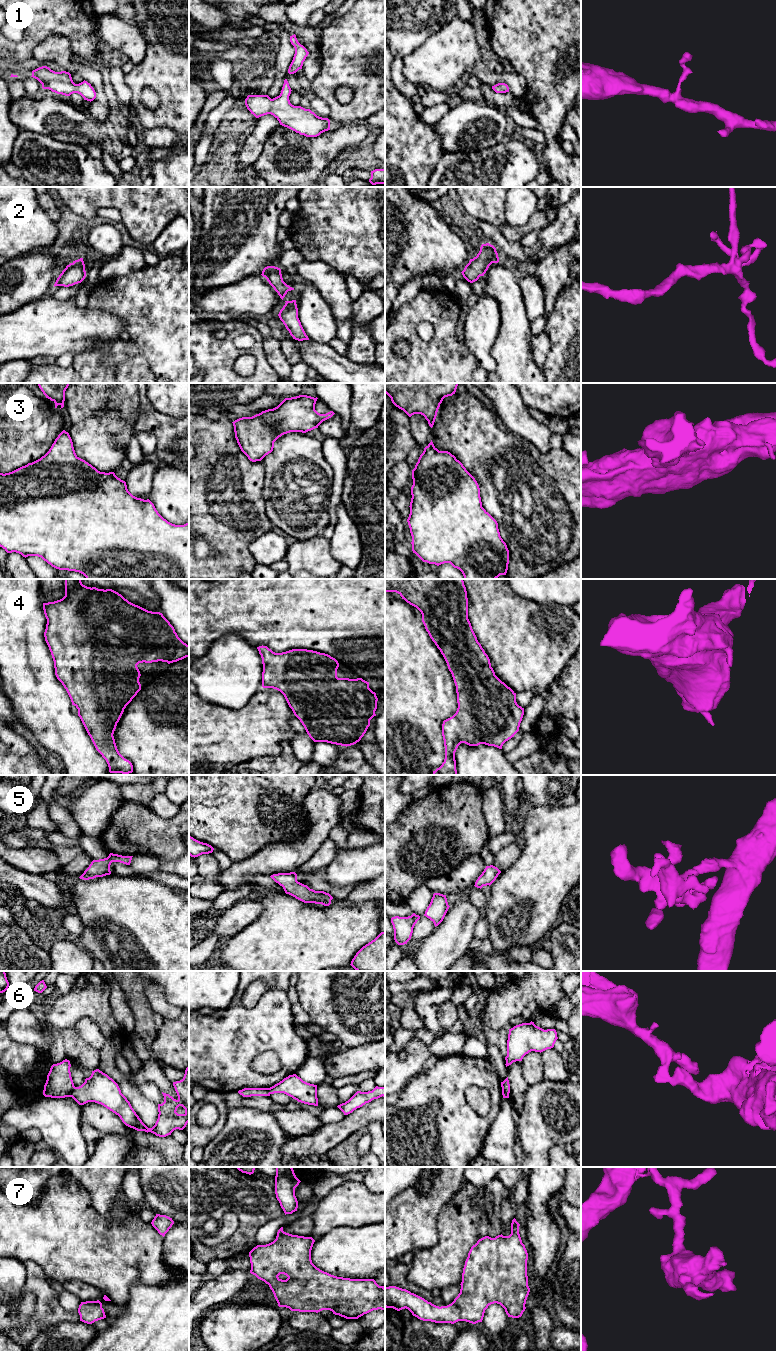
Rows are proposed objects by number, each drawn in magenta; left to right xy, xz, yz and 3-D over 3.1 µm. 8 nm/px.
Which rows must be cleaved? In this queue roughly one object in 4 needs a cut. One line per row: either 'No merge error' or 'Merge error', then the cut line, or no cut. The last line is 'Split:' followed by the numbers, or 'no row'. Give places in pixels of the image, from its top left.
1: No merge error. No split
2: No merge error. No split
3: No merge error. No split
4: No merge error. No split
5: No merge error. No split
6: Merge error. Split along xy (75, 1087), (70, 1096)
7: No merge error. No split
Split: 6

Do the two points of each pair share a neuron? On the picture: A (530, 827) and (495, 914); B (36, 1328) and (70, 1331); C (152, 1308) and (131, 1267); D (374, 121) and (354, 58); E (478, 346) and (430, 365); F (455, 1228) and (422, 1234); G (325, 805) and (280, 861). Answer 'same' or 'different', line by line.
A: same
B: different
C: different
D: different
E: different
F: different
G: same

